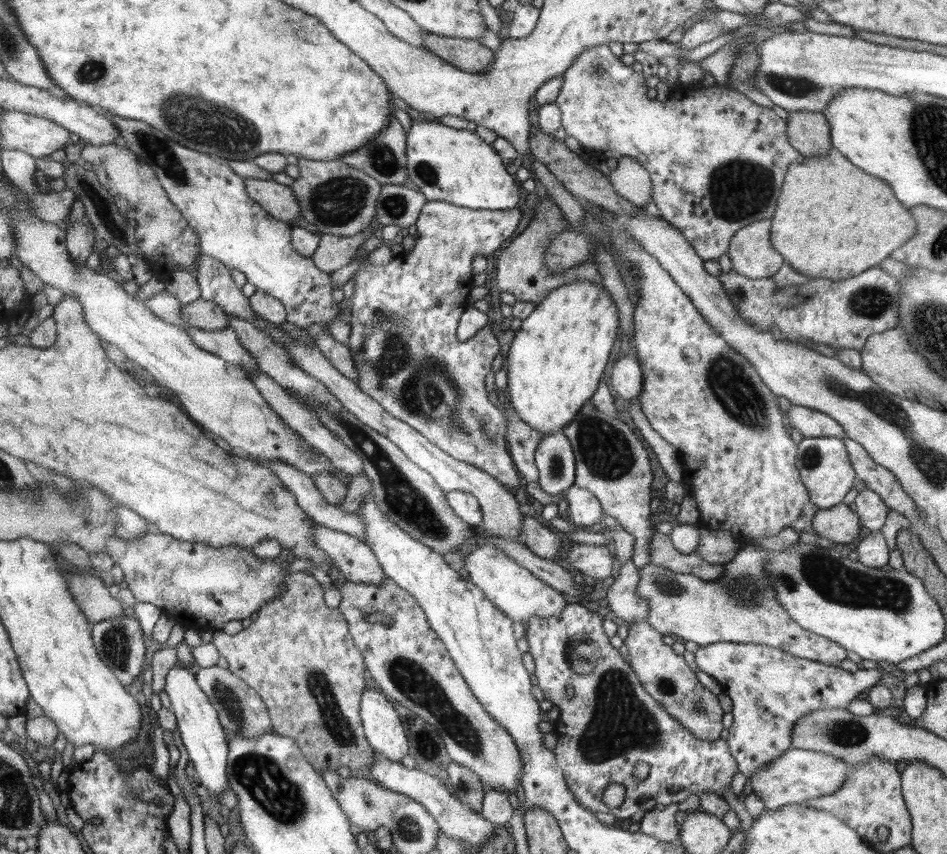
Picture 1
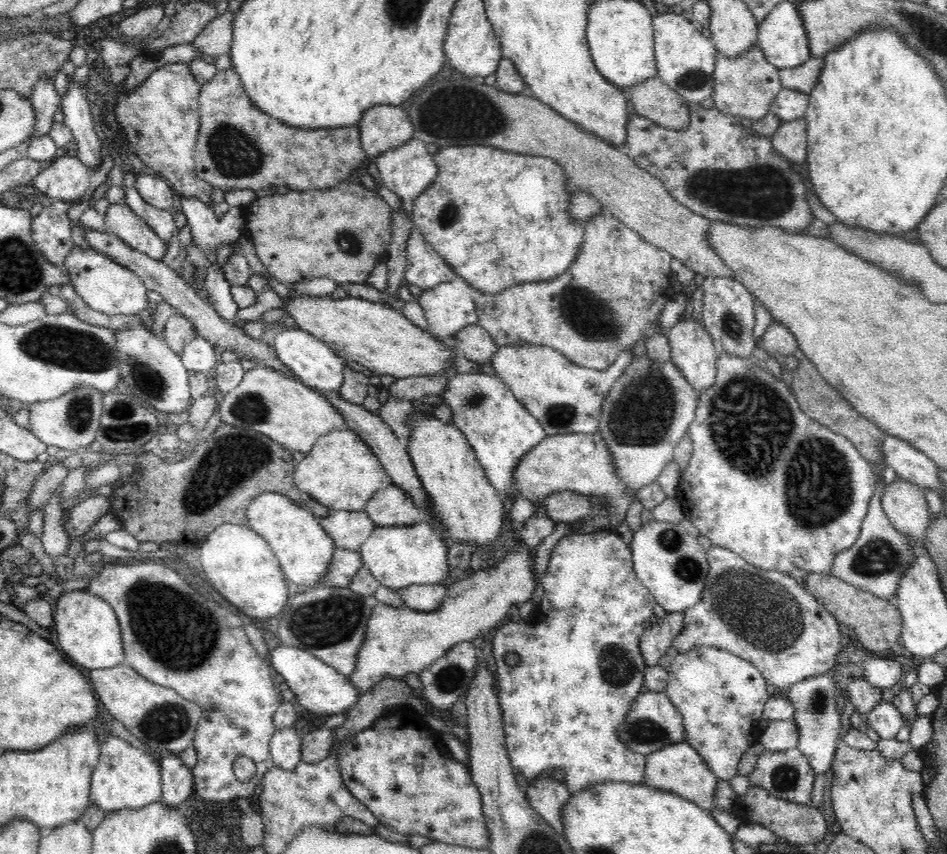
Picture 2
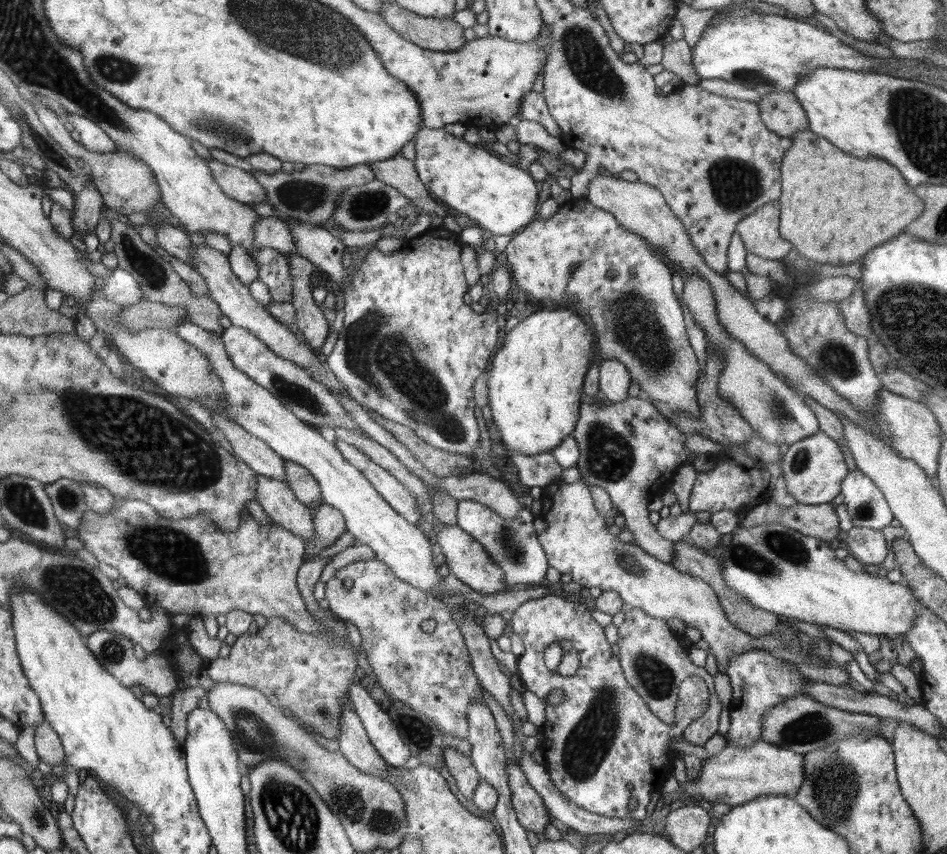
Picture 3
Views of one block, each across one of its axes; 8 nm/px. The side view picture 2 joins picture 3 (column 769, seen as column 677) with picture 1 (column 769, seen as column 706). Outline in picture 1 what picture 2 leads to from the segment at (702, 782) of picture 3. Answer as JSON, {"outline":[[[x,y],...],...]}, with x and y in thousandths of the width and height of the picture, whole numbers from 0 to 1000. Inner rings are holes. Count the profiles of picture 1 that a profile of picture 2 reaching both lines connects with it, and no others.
{"outline":[[[834,875],[822,888],[818,888],[809,899],[799,902],[790,915],[807,939],[811,948],[819,948],[828,943],[848,941],[850,937],[879,930],[887,925],[895,911],[895,895],[878,883],[847,878]]]}

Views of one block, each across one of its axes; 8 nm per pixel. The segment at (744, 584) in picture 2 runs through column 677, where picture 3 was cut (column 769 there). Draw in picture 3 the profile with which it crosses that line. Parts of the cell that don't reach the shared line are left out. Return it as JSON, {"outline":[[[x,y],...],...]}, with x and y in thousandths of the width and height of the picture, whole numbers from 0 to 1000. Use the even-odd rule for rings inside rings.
{"outline":[[[585,563],[574,571],[570,588],[577,619],[567,630],[579,652],[580,663],[587,665],[591,672],[602,672],[604,680],[616,687],[623,690],[630,686],[636,692],[653,693],[664,712],[676,712],[684,720],[703,727],[718,724],[724,734],[735,734],[740,739],[741,748],[749,754],[759,787],[767,788],[771,770],[786,766],[788,761],[828,759],[824,742],[796,748],[775,733],[758,707],[752,689],[739,677],[722,672],[709,659],[686,651],[668,635],[660,636],[646,626],[642,622],[644,611],[631,601],[621,569],[615,563]]]}

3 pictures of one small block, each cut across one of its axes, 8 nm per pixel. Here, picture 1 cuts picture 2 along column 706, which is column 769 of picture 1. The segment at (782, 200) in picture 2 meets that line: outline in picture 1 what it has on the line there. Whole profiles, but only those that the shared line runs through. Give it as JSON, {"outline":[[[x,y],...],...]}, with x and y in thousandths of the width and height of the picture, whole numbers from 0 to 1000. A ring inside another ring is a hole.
{"outline":[[[633,52],[620,56],[605,76],[595,85],[593,103],[589,109],[586,119],[593,132],[593,150],[598,153],[599,159],[605,159],[612,166],[614,171],[619,176],[630,176],[643,187],[648,185],[655,187],[657,183],[665,183],[669,187],[674,187],[676,192],[684,200],[688,212],[688,234],[703,256],[710,265],[714,265],[724,278],[729,288],[735,294],[735,297],[743,304],[757,306],[763,297],[768,297],[768,292],[772,279],[778,269],[785,265],[794,262],[807,255],[815,255],[818,249],[822,227],[825,227],[825,220],[833,198],[834,192],[849,190],[849,183],[843,178],[833,166],[831,158],[830,141],[822,137],[816,128],[800,123],[786,110],[777,107],[770,100],[754,98],[752,102],[723,101],[717,104],[709,105],[703,119],[686,116],[683,111],[683,100],[678,84],[672,84],[666,77],[661,77],[655,68],[650,67],[644,60],[642,52]]]}

